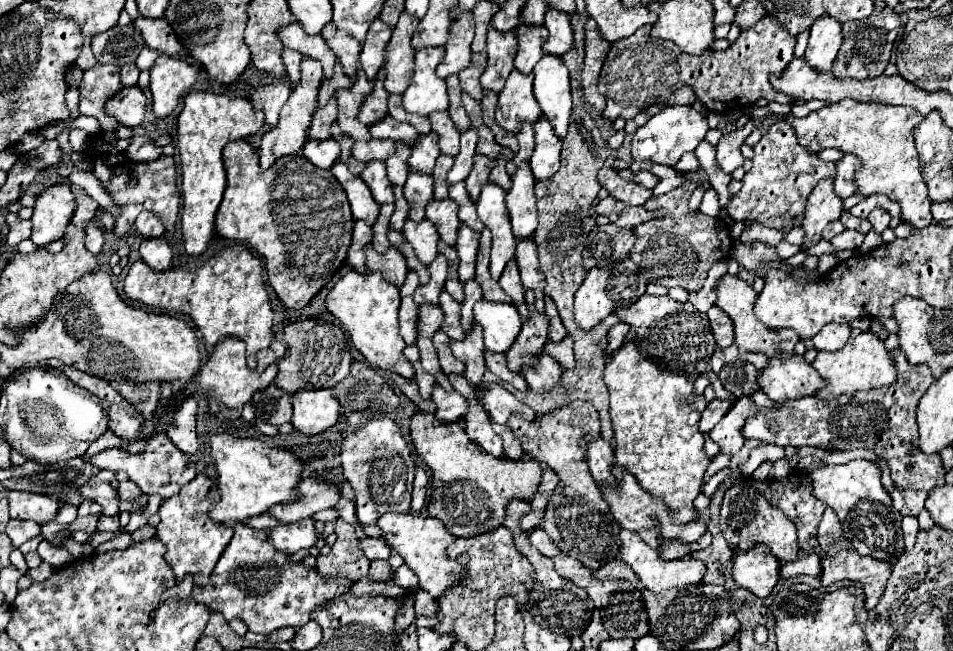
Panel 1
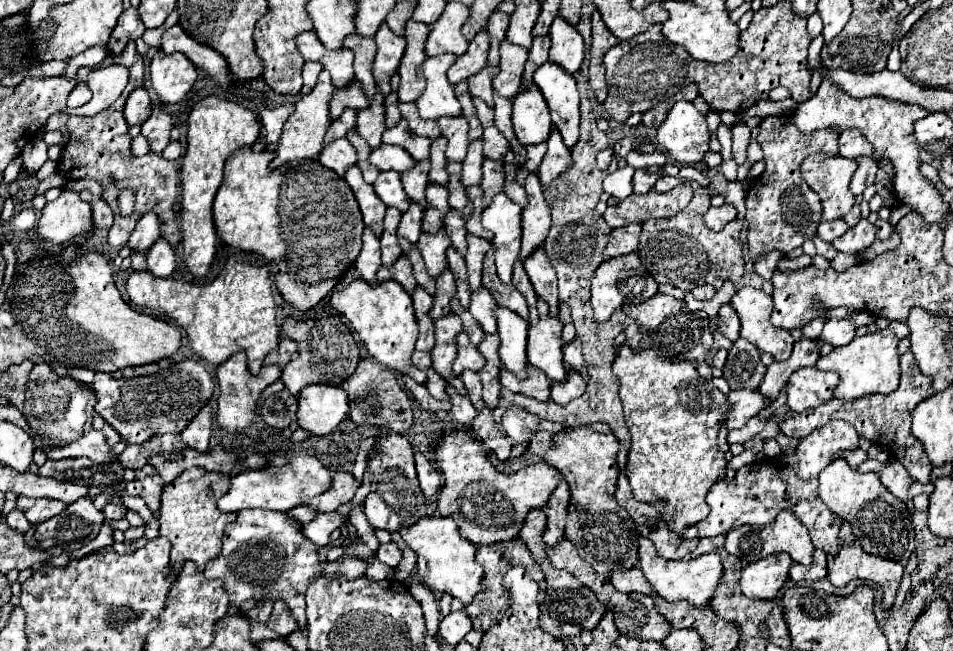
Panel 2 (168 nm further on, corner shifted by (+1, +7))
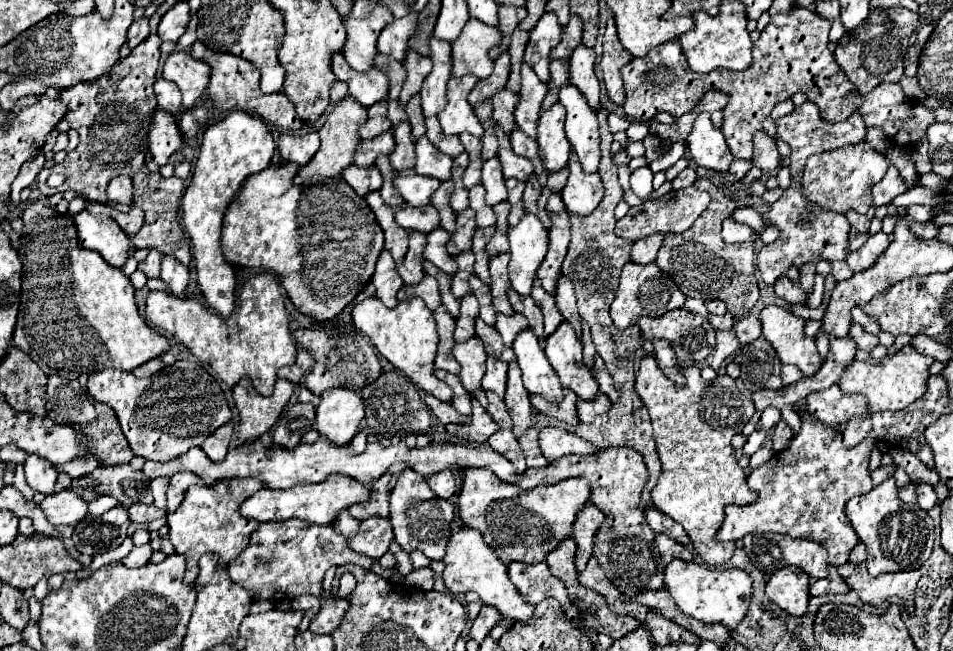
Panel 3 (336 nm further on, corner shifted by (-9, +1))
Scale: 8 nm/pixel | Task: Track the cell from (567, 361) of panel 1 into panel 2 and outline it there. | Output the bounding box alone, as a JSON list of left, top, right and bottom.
[564,337,586,377]

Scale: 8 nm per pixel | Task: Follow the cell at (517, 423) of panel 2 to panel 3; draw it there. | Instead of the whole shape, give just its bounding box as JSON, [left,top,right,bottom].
[538,427,596,461]

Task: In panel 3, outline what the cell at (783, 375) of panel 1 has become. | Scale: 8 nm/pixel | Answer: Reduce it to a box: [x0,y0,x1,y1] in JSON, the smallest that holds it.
[806,385,868,429]

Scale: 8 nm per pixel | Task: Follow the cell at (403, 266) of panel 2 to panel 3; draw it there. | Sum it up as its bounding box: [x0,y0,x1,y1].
[398,275,440,311]

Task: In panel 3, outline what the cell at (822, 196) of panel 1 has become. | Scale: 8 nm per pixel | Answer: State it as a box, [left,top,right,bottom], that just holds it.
[802,141,890,213]

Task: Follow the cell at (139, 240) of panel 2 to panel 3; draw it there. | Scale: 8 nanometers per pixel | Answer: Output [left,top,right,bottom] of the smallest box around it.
[138,249,162,277]

